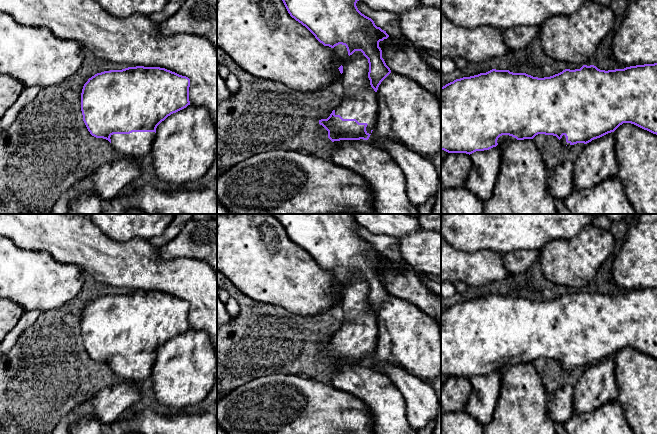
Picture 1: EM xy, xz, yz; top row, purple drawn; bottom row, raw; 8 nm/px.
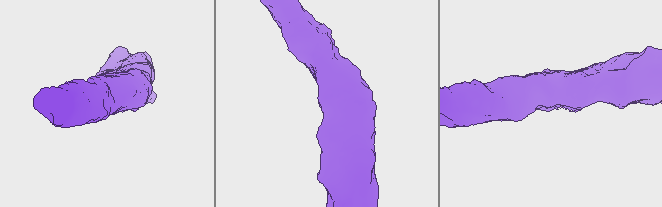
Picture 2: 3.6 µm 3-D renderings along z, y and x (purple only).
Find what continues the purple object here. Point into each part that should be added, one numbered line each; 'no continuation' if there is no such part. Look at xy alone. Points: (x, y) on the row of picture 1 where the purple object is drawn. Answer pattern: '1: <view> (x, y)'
1: xy (135, 145)

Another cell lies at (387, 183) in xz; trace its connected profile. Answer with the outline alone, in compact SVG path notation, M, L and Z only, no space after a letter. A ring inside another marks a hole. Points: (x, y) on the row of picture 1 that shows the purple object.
M340 140L332 142L330 159L340 167L359 174L370 187L374 214L419 214L408 198L405 176L389 153L374 146L369 140Z

